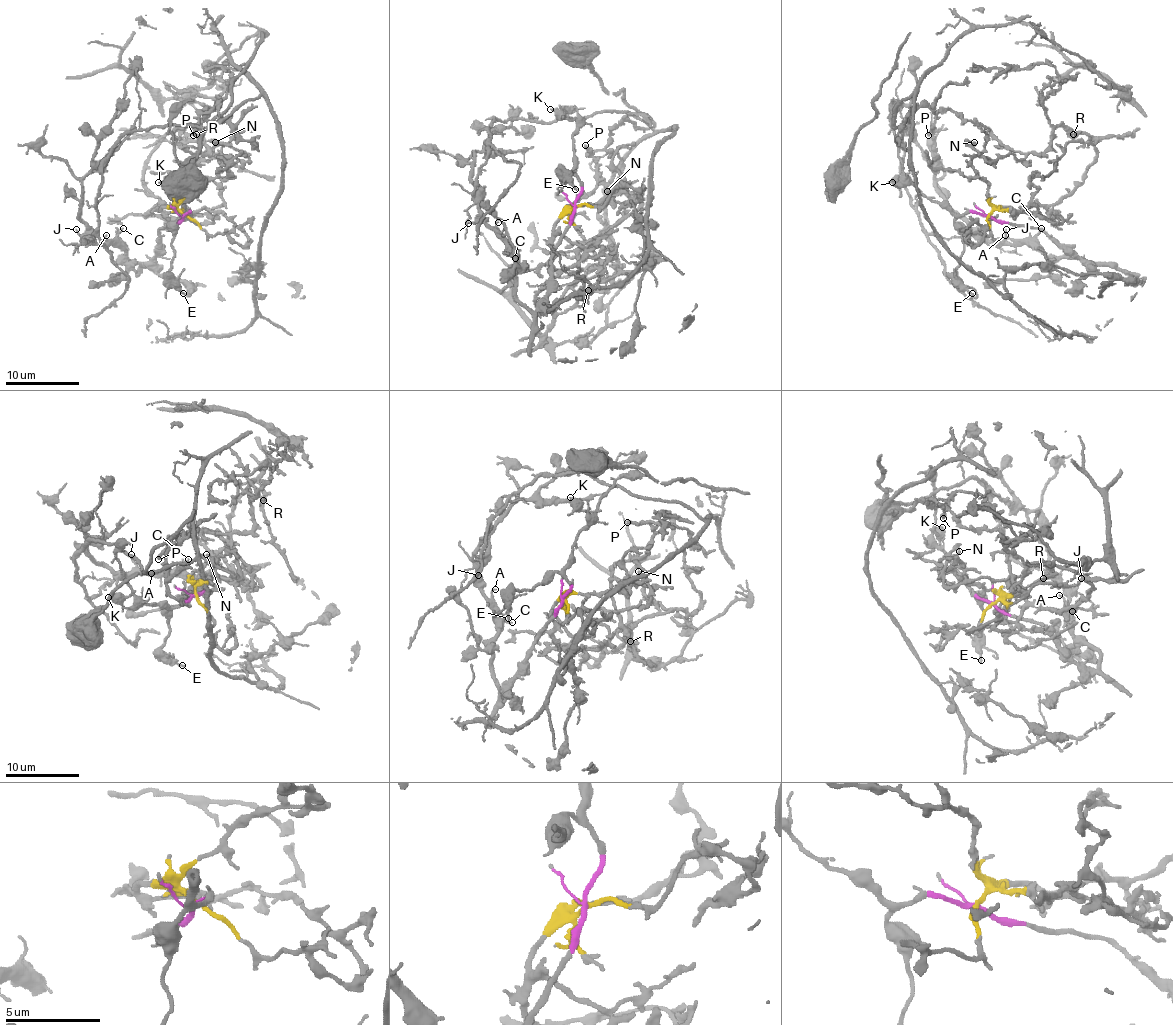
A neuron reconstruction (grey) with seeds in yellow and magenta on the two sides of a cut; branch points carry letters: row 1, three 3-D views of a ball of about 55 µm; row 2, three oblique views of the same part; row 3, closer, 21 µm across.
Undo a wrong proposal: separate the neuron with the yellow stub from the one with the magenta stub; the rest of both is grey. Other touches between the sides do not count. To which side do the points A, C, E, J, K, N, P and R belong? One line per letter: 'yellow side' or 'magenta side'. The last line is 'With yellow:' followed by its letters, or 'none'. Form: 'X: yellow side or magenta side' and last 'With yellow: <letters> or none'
A: magenta side
C: magenta side
E: magenta side
J: magenta side
K: magenta side
N: yellow side
P: yellow side
R: yellow side
With yellow: N, P, R

